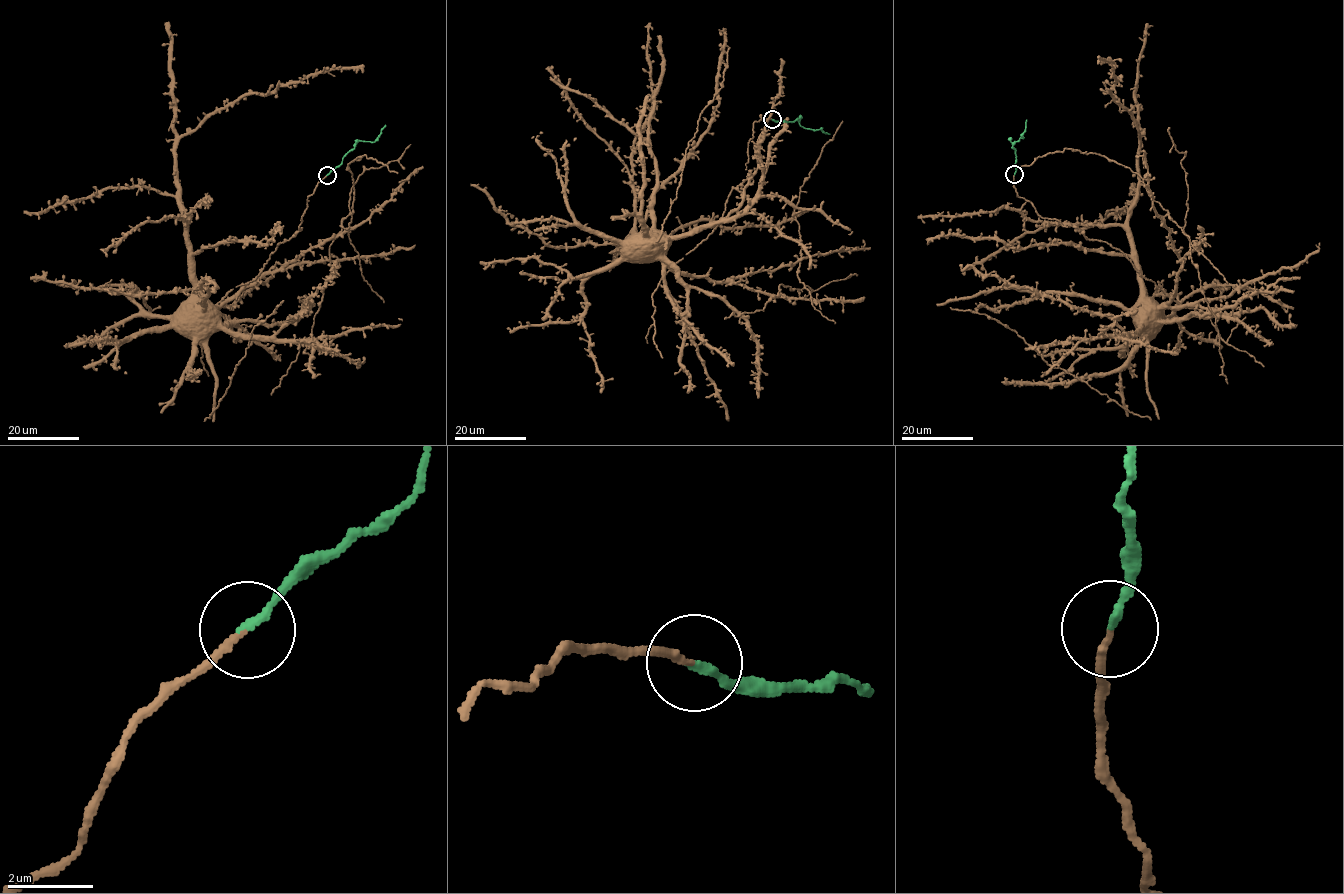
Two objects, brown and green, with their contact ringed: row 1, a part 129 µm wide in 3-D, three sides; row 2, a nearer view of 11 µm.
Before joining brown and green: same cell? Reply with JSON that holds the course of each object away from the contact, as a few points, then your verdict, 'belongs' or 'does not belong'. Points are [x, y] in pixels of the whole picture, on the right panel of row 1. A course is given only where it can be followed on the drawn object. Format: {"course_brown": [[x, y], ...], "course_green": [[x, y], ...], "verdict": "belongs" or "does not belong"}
{"course_brown": [[1014, 174], [1017, 195], [1038, 215], [1075, 226], [1086, 237], [1120, 250], [1170, 300], [1142, 305], [1138, 313]], "course_green": [[1014, 174], [1016, 156], [1013, 145], [1023, 138], [1027, 119]], "verdict": "belongs"}

